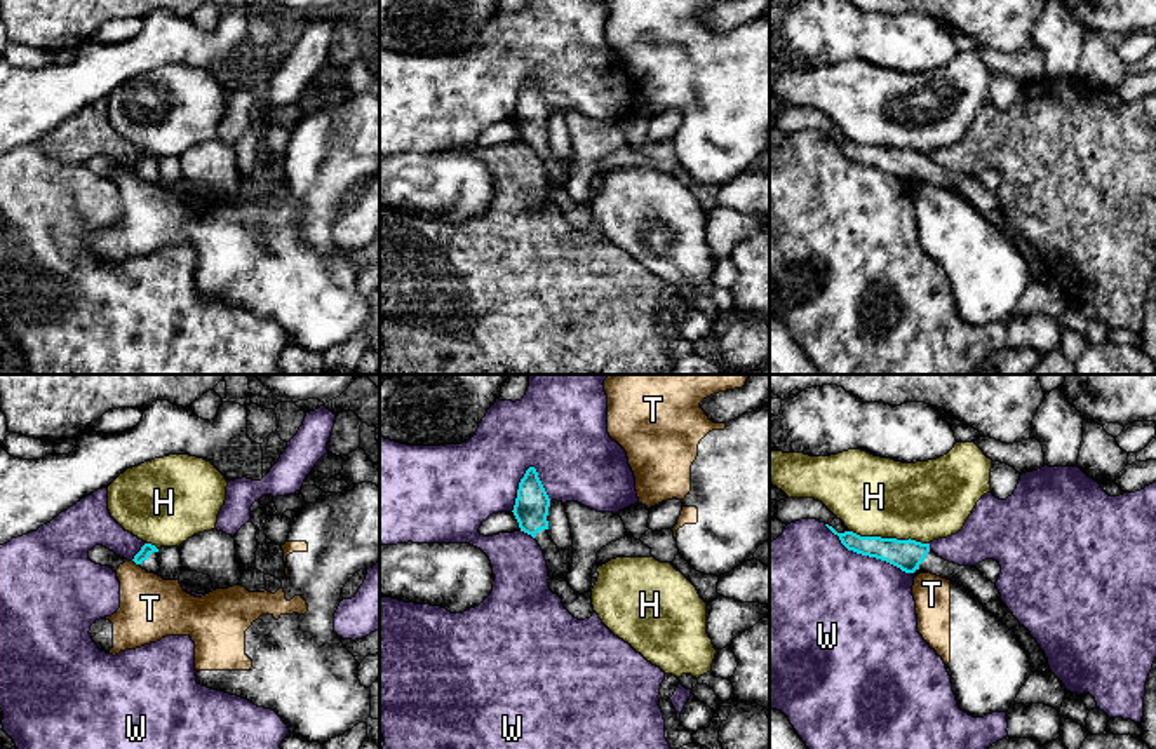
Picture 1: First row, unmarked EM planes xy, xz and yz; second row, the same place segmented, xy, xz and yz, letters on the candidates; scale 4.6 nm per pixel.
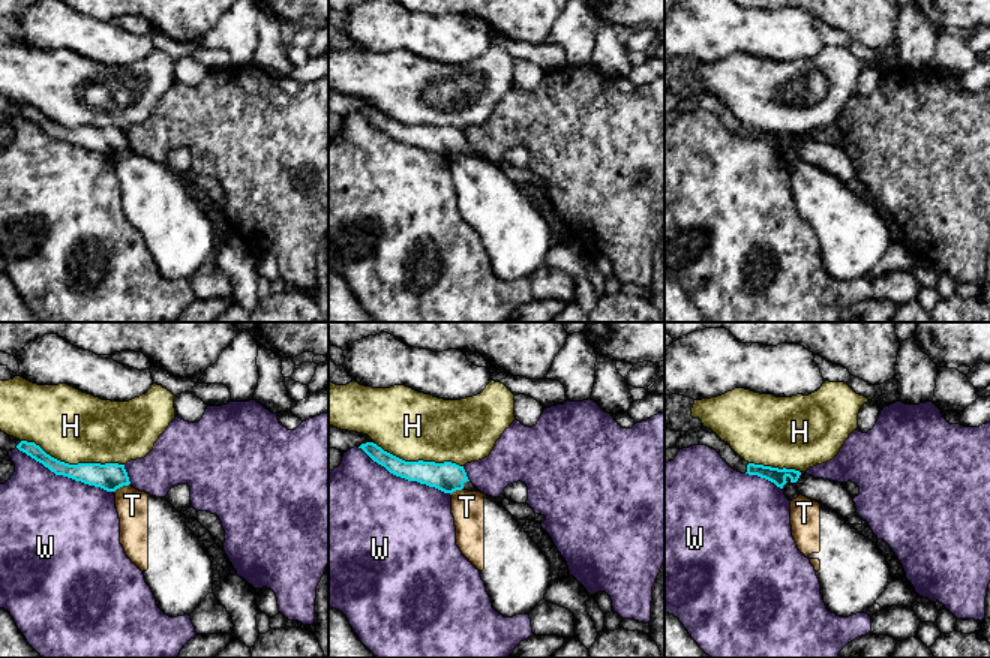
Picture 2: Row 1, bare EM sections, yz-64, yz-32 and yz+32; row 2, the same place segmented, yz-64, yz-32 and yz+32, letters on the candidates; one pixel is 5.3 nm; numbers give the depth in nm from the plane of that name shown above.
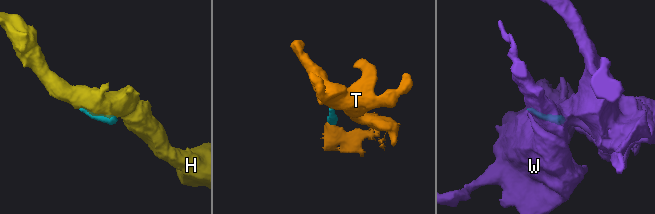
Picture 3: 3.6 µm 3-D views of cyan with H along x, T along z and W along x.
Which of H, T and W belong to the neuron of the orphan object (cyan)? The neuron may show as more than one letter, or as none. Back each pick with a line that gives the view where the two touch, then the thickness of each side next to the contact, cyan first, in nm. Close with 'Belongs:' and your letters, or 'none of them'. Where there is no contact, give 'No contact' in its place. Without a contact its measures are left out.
Belongs: none of them

